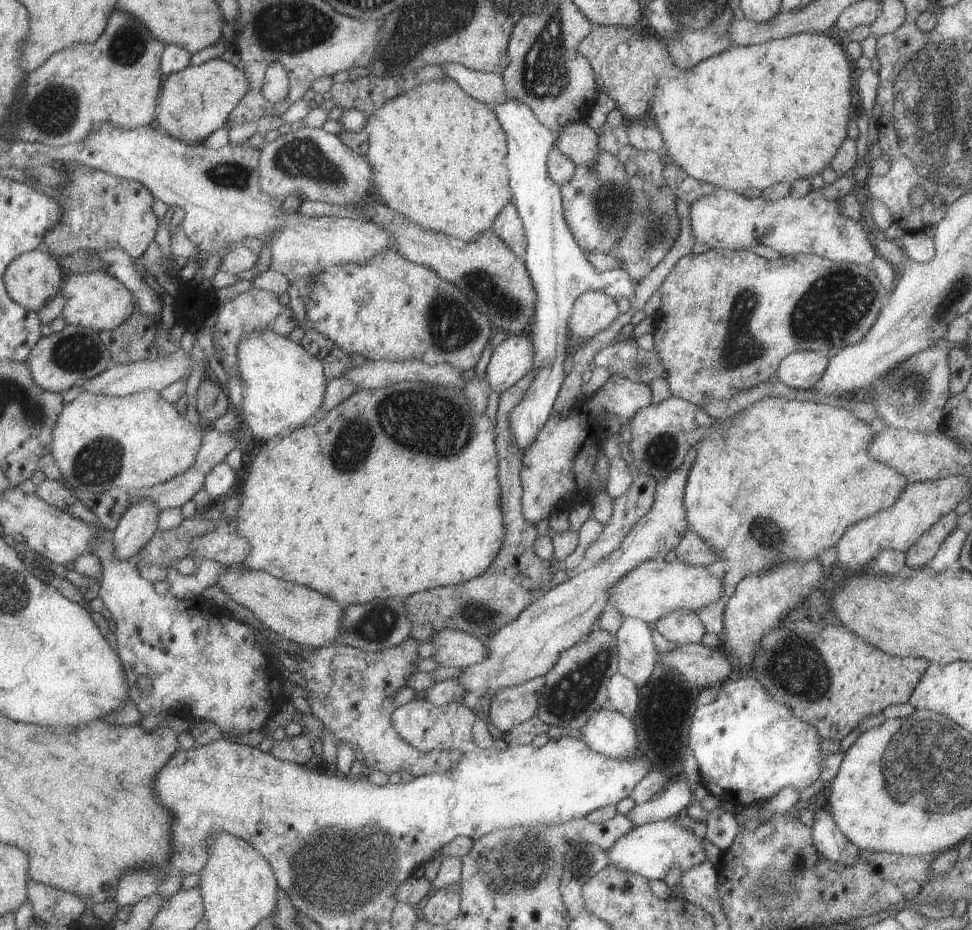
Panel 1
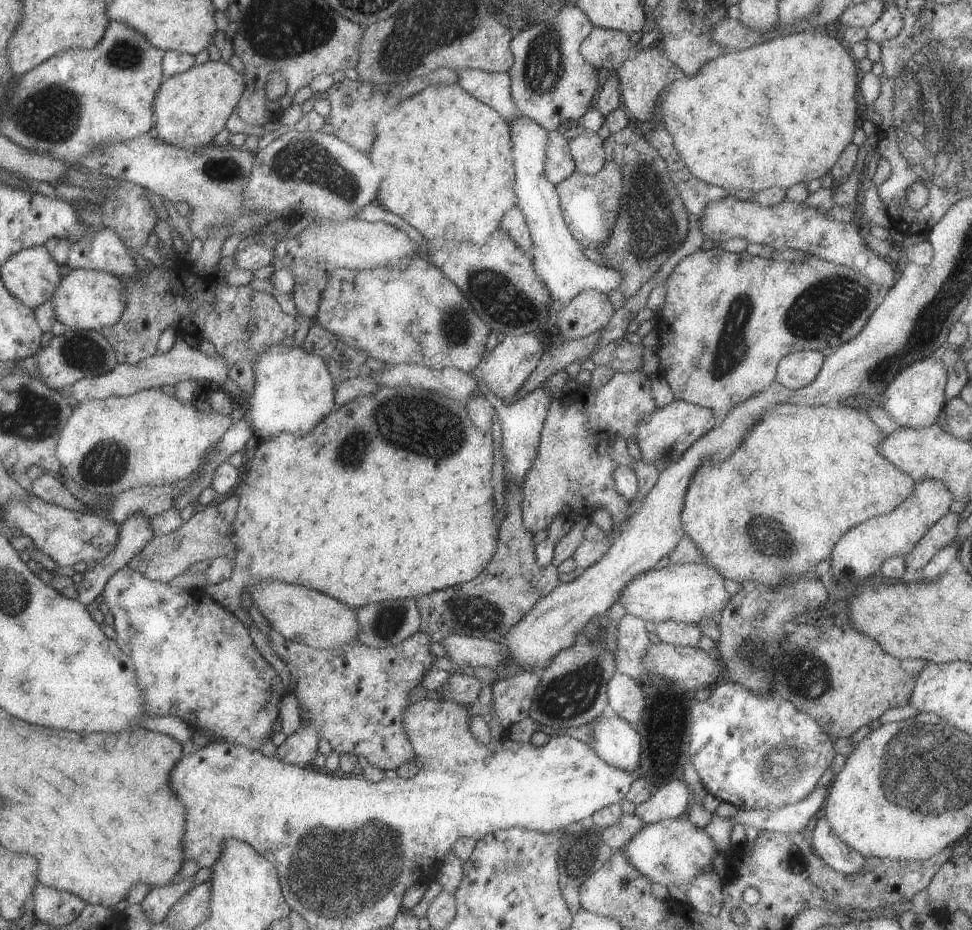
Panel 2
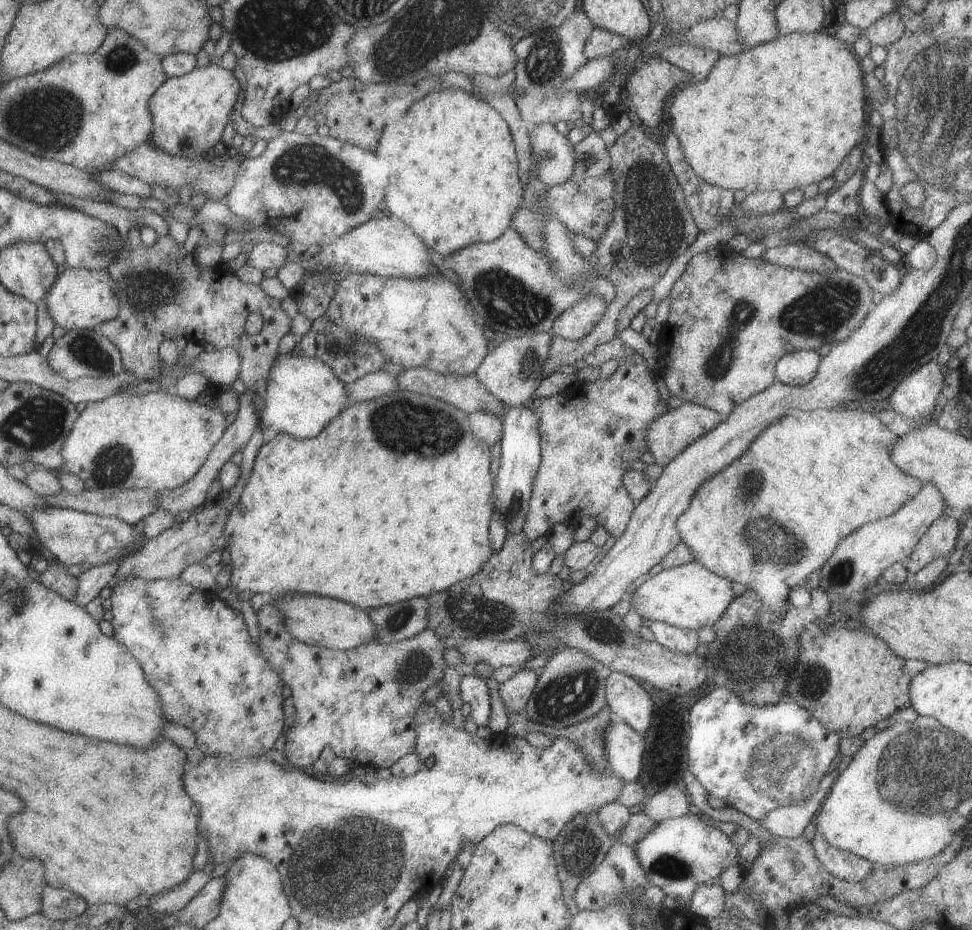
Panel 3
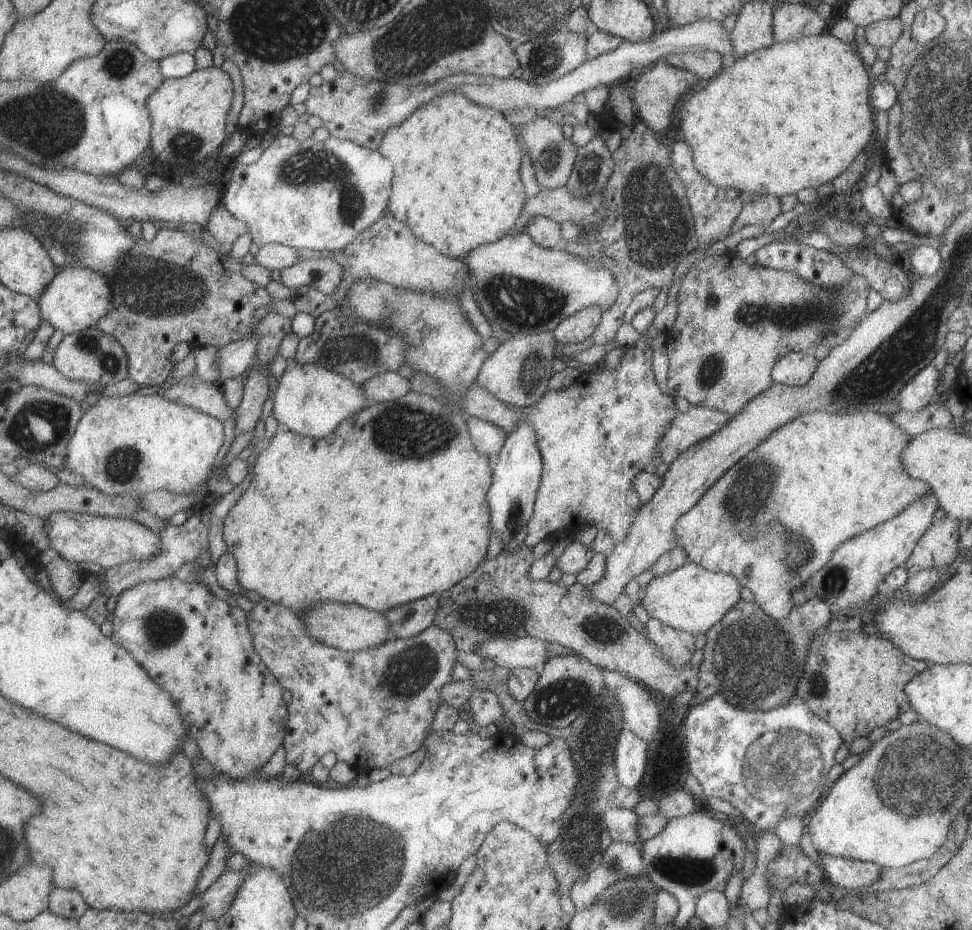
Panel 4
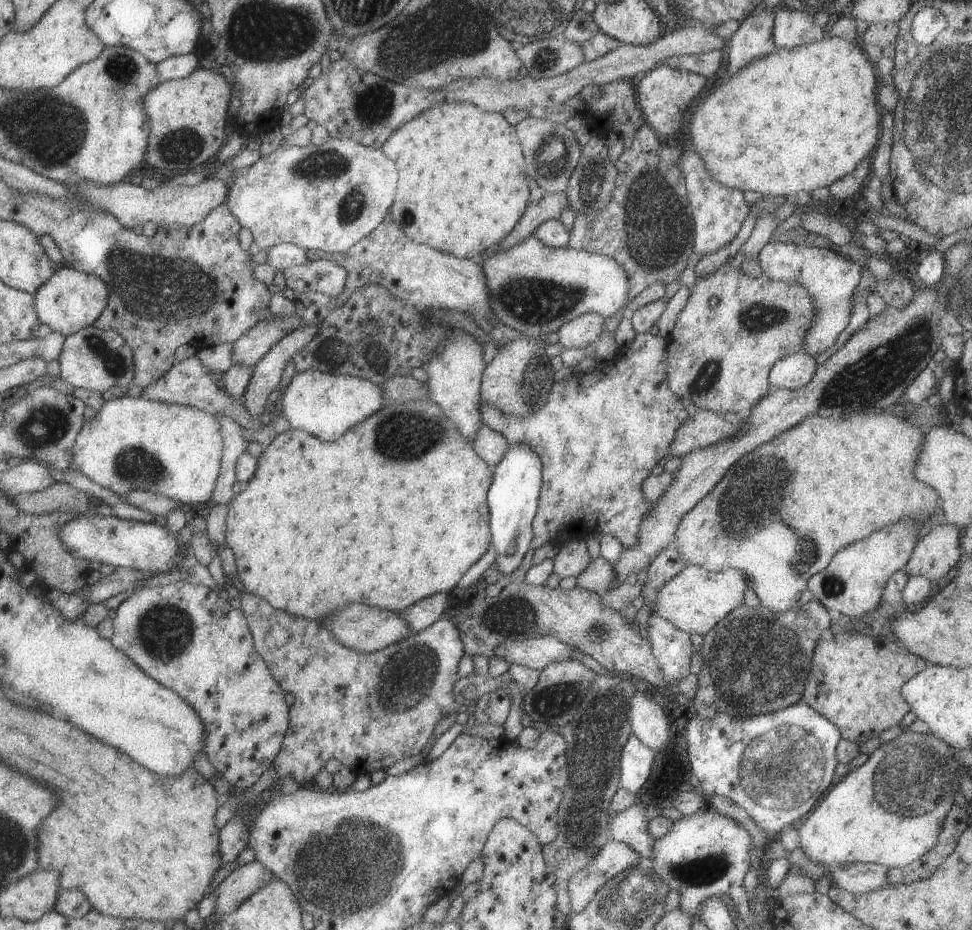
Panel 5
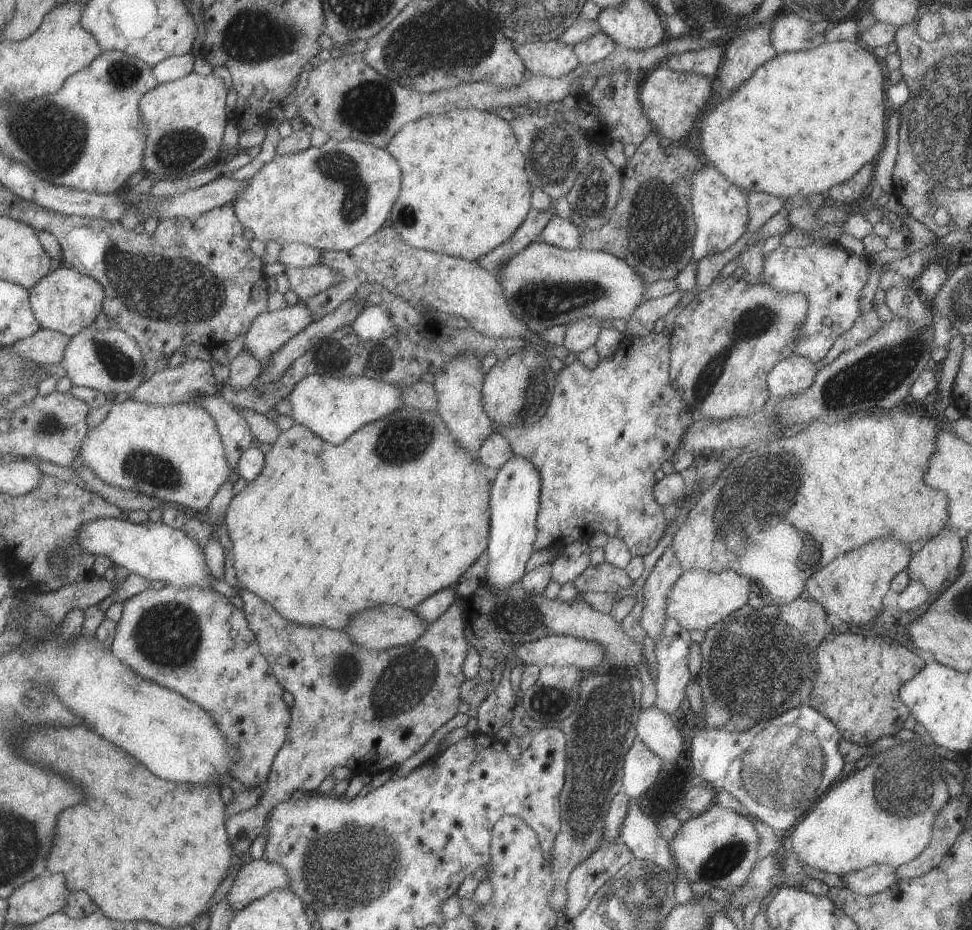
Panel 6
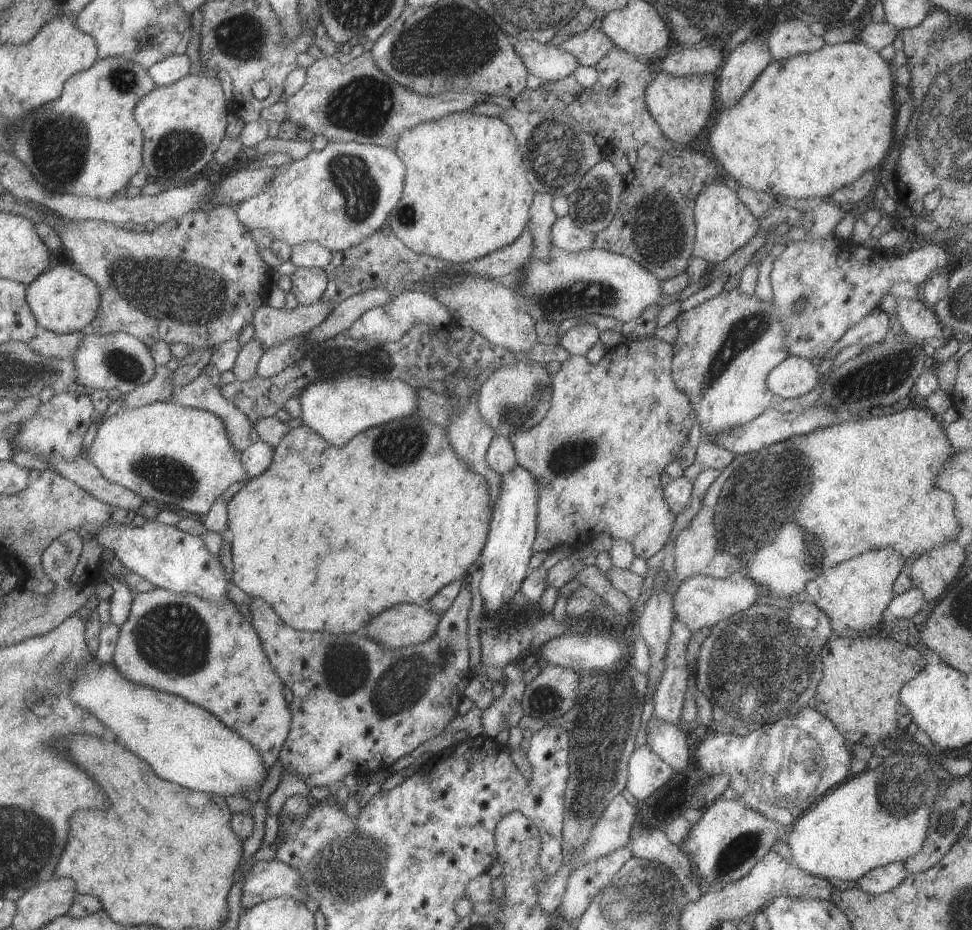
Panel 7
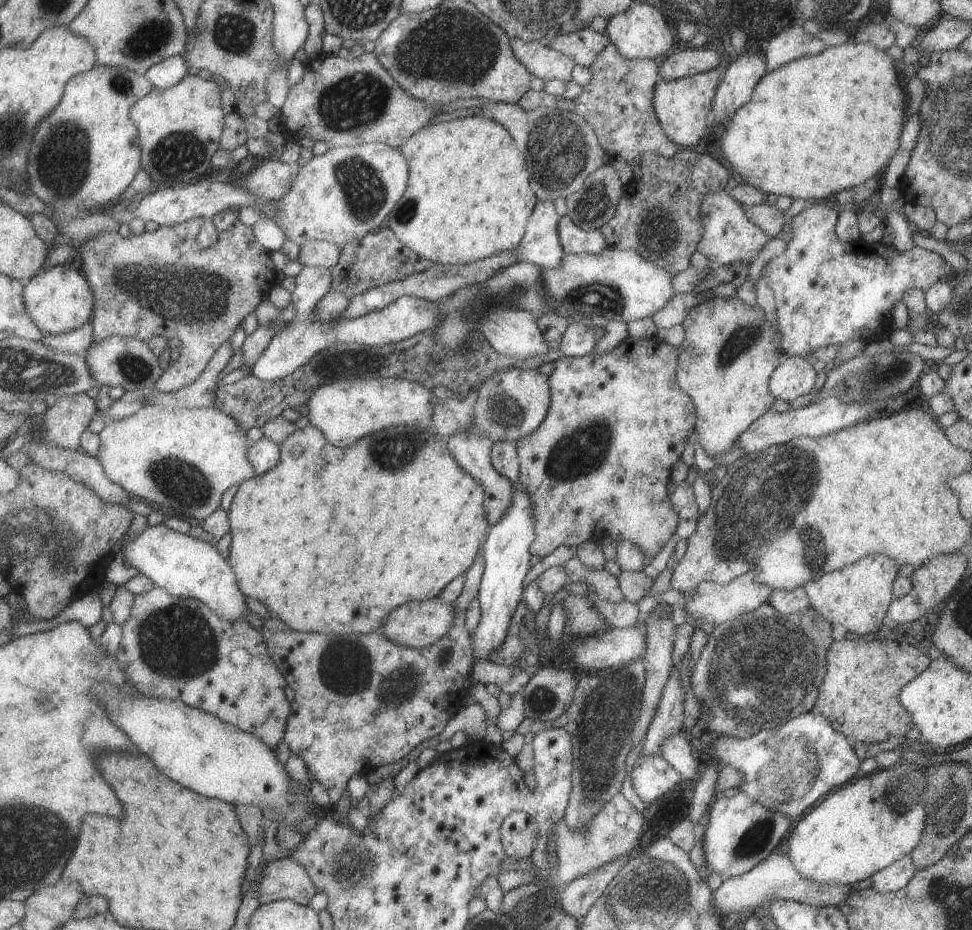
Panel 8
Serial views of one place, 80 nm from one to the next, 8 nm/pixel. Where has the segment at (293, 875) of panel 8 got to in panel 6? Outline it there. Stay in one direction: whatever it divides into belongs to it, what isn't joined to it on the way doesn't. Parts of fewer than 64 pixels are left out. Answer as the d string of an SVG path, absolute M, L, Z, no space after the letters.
M263 858L253 859L241 866L224 896L227 906L236 911L273 889L289 889L286 872Z

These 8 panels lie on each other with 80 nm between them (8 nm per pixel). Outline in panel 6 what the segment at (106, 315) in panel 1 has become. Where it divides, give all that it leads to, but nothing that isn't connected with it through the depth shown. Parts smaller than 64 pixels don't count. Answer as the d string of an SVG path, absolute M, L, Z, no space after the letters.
M61 263L53 271L49 271L39 282L36 282L29 290L30 310L41 329L57 331L65 336L72 337L82 328L89 327L96 319L102 307L104 297L103 287L94 278L79 274L76 270Z

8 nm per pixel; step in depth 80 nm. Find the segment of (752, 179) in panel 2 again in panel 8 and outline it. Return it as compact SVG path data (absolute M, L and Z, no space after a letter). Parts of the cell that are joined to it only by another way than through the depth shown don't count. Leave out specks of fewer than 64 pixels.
M855 40L837 45L837 48L825 47L817 54L804 56L791 62L783 63L777 68L767 71L753 87L751 98L743 106L736 108L726 120L718 133L713 136L714 143L719 147L721 156L729 162L730 170L740 182L759 189L766 197L775 198L778 195L789 196L792 199L805 199L812 202L826 200L836 192L862 185L868 178L877 177L898 147L899 133L907 120L904 115L906 107L906 94L899 89L899 78L895 74L895 63L884 50L878 49L871 43L857 43Z

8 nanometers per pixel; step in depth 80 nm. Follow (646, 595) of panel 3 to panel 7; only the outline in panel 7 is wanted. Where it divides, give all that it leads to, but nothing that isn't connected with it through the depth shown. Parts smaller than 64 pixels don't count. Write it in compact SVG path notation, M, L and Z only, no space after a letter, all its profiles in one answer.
M735 571L722 579L716 579L705 575L691 575L685 581L681 581L672 596L672 611L690 632L697 629L713 626L716 622L731 616L749 606L755 604L757 595L766 590L759 586L746 573Z

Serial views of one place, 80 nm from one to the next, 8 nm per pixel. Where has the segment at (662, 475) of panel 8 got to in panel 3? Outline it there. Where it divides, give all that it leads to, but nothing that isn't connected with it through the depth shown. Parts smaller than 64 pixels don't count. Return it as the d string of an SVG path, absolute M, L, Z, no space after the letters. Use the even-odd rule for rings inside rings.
M634 352L634 355L630 359L619 364L615 371L606 380L599 380L598 378L592 383L577 382L577 384L561 394L556 394L555 396L547 398L531 399L529 401L529 407L531 407L538 416L538 431L540 434L540 463L536 475L532 480L531 492L528 498L528 509L525 513L524 523L522 524L522 533L526 536L526 539L529 542L535 540L535 538L541 536L541 534L548 537L551 527L558 522L566 522L575 527L579 524L581 517L591 517L597 524L601 521L599 526L602 526L615 538L625 530L627 521L634 509L634 504L629 498L627 491L622 487L622 474L626 473L626 470L629 469L627 462L632 459L637 459L636 457L646 450L646 445L644 444L644 432L646 431L647 425L649 425L651 421L654 421L654 418L660 417L664 412L669 410L667 403L664 403L659 398L654 383L654 374L647 372L644 361ZM423 367L406 368L394 376L398 390L411 391L422 395L429 395L447 404L455 406L456 409L464 413L476 411L477 409L486 410L500 416L504 411L504 406L500 400L497 400L478 380L474 373L468 375L456 375L455 373L439 374Z

